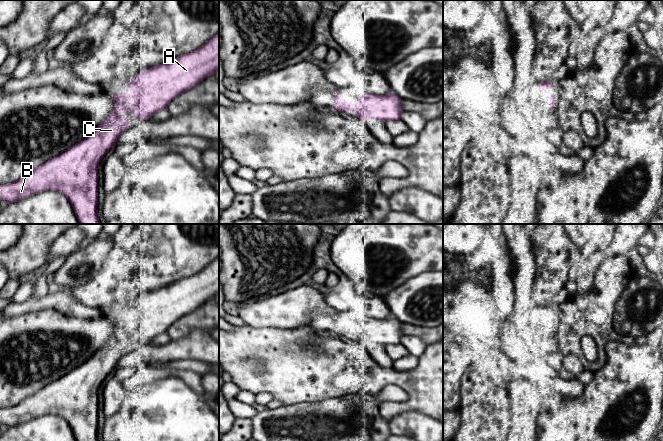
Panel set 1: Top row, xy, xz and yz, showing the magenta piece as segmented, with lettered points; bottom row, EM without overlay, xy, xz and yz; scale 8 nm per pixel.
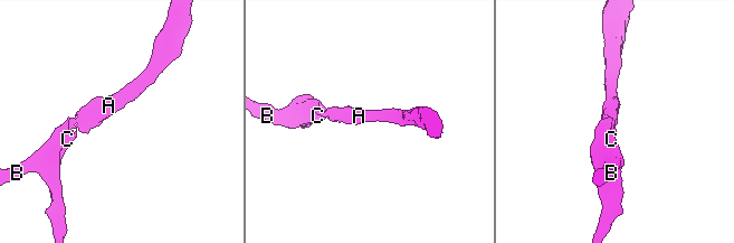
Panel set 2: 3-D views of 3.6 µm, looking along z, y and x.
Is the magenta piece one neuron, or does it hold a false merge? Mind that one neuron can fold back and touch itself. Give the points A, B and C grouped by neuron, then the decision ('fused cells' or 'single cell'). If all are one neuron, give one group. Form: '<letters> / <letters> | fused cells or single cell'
A B C | single cell

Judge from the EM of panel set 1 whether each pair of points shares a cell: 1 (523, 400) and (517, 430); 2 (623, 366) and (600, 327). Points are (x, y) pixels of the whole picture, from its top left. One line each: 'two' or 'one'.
1: one
2: two

